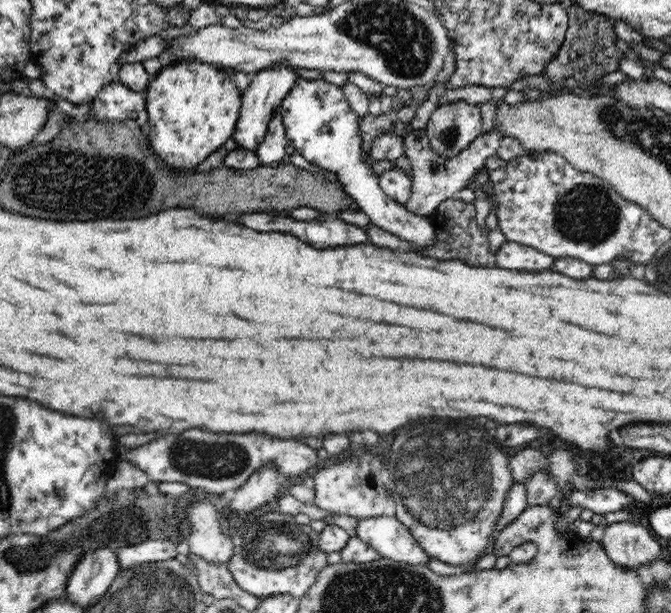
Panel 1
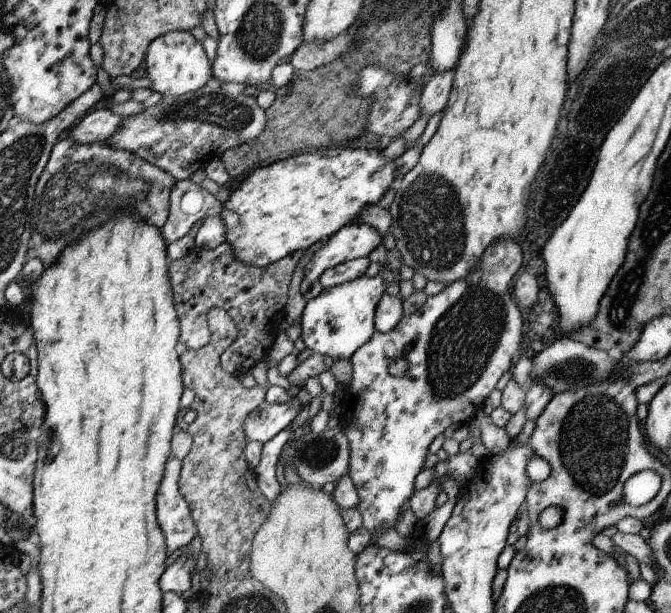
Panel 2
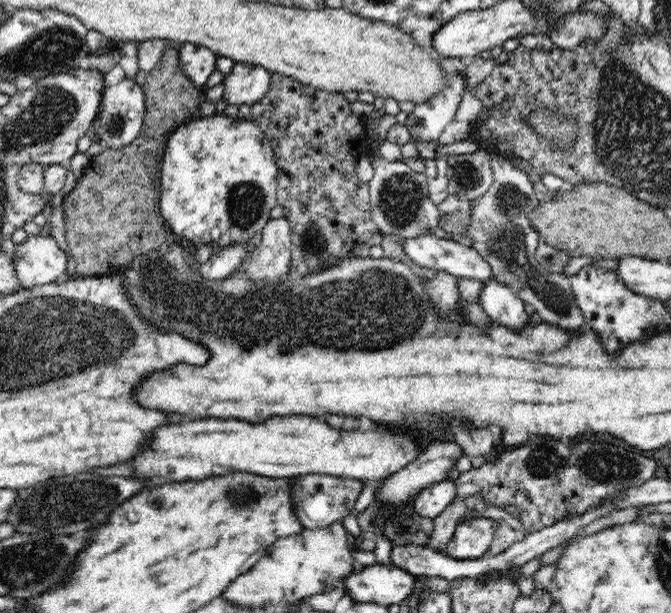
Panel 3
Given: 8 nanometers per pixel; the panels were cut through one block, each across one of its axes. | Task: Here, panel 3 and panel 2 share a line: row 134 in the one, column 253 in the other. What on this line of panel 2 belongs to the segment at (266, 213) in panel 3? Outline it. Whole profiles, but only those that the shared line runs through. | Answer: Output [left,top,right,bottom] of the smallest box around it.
[220,144,397,268]

